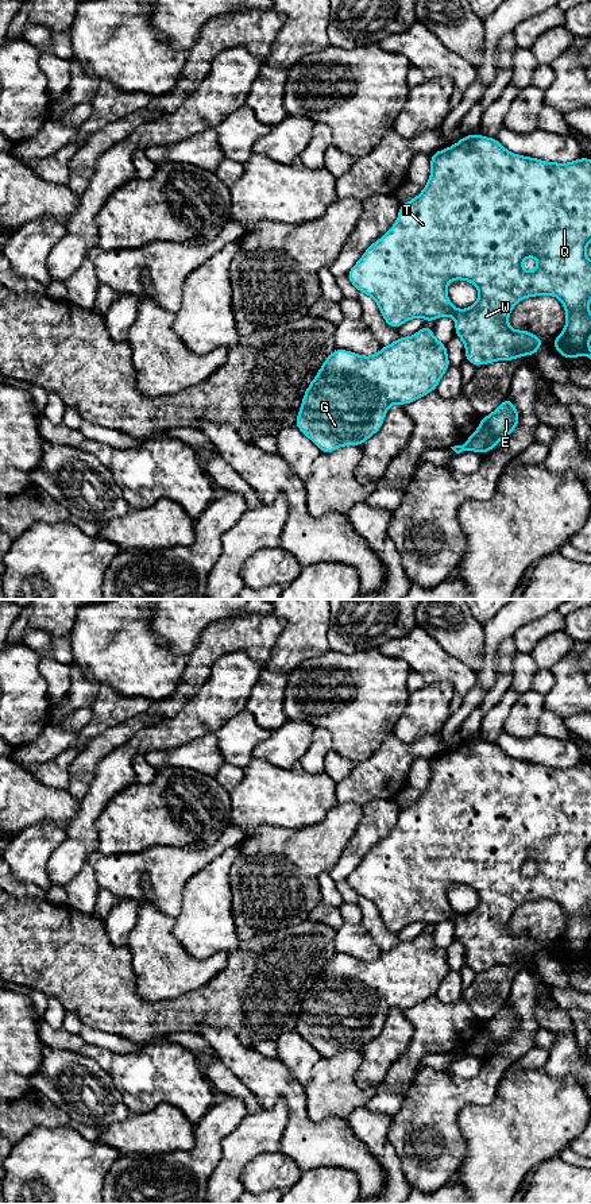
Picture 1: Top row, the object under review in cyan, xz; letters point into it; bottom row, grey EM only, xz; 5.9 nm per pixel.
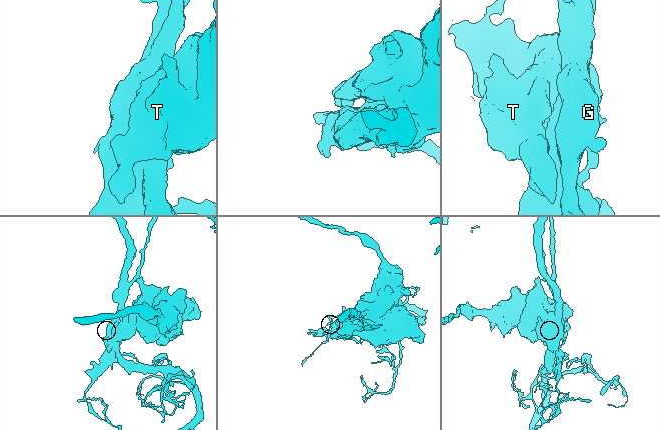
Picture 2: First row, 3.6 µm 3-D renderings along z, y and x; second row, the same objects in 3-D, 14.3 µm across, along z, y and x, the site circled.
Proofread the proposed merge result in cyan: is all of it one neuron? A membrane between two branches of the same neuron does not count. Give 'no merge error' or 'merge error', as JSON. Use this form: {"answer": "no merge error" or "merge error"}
{"answer": "merge error"}

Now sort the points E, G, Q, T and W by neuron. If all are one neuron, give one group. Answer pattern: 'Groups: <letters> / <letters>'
Groups: E Q T W / G

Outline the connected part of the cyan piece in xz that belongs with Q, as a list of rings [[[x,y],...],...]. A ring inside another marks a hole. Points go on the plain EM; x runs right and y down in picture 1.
[[[475,738],[466,740],[456,749],[433,757],[430,760],[430,772],[432,777],[429,786],[422,796],[413,804],[401,809],[395,829],[382,844],[375,845],[348,876],[345,881],[351,888],[360,898],[368,899],[374,903],[386,929],[391,933],[398,934],[402,929],[414,922],[424,922],[430,927],[443,921],[453,922],[456,926],[456,941],[460,942],[466,950],[466,965],[475,970],[488,969],[495,965],[514,965],[524,960],[532,960],[534,962],[536,957],[542,949],[545,949],[545,946],[529,935],[511,934],[507,925],[515,908],[522,903],[544,899],[555,900],[563,907],[567,918],[565,931],[561,939],[551,945],[556,956],[568,965],[575,961],[587,961],[591,964],[591,953],[588,952],[588,945],[591,943],[591,918],[588,915],[588,908],[591,906],[591,865],[586,860],[586,853],[591,846],[591,764],[582,761],[580,764],[568,768],[545,767],[542,764],[510,757],[495,742]],[[528,861],[534,861],[538,865],[538,871],[533,877],[526,877],[522,873],[522,867]],[[452,884],[468,885],[478,892],[479,903],[468,914],[456,914],[451,908],[447,899],[447,891]]]

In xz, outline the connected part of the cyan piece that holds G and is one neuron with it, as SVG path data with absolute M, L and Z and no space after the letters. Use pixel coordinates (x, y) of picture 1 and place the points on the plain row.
M426 930L413 941L399 941L372 961L336 953L308 991L296 1031L321 1058L331 1058L343 1050L360 1051L382 1033L391 1008L405 1011L434 996L449 970L447 949L440 948Z

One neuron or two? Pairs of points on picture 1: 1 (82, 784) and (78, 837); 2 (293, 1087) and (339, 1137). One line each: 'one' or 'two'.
1: two
2: one

